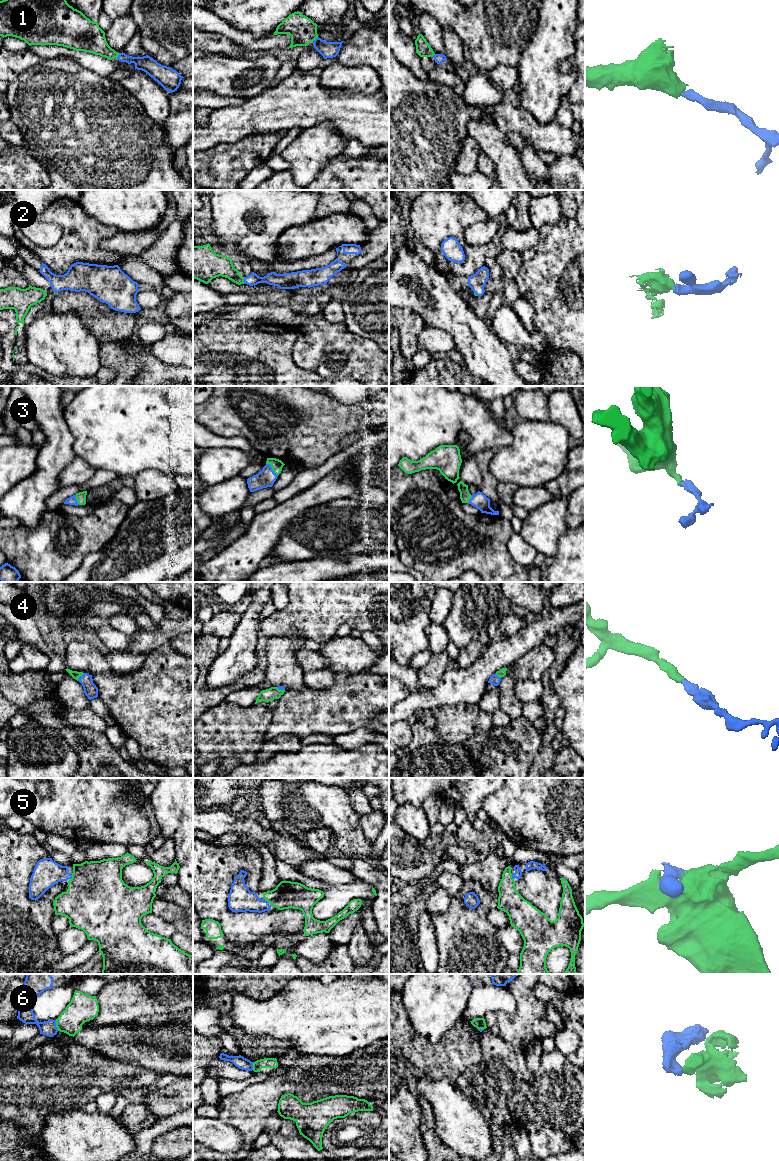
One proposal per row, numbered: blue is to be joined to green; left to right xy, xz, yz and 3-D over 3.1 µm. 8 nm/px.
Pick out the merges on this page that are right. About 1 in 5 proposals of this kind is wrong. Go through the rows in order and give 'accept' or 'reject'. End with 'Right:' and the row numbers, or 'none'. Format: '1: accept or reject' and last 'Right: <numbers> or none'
1: accept
2: accept
3: accept
4: accept
5: accept
6: reject
Right: 1, 2, 3, 4, 5

